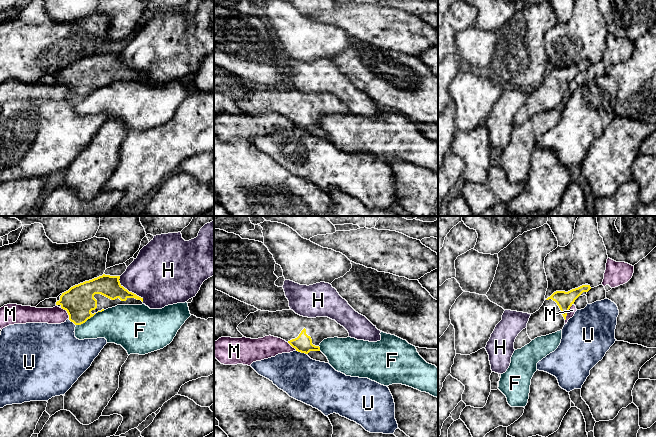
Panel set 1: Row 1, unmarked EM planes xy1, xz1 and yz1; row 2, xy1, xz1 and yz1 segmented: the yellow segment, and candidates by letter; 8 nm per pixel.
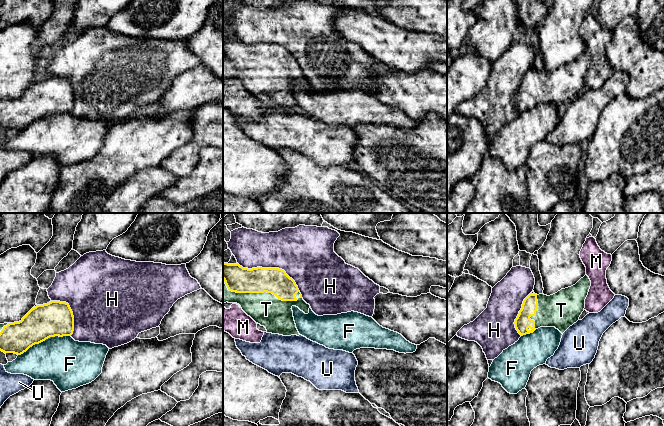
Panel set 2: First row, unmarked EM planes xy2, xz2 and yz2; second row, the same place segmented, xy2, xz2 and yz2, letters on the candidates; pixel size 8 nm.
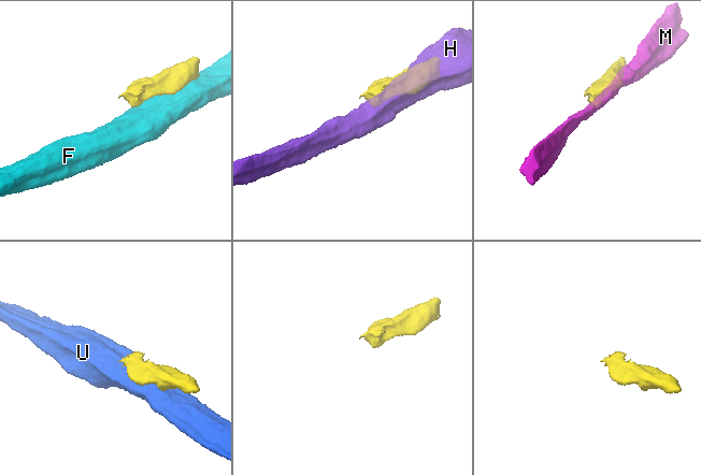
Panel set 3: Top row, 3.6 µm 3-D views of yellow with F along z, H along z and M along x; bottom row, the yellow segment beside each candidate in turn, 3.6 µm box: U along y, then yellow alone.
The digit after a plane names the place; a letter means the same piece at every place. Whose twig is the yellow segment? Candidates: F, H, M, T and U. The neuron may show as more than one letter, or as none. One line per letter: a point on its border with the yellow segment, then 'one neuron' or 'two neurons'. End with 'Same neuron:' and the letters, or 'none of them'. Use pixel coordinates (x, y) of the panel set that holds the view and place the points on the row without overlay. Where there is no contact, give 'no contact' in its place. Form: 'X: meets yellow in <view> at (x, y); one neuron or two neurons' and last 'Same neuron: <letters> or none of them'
F: meets yellow in xy2 at (44, 116); two neurons
H: meets yellow in xz2 at (271, 44); two neurons
M: meets yellow in yz1 at (567, 88); two neurons
T: meets yellow in xz2 at (262, 68); one neuron
U: meets yellow in xz1 at (301, 128); two neurons
Same neuron: T

